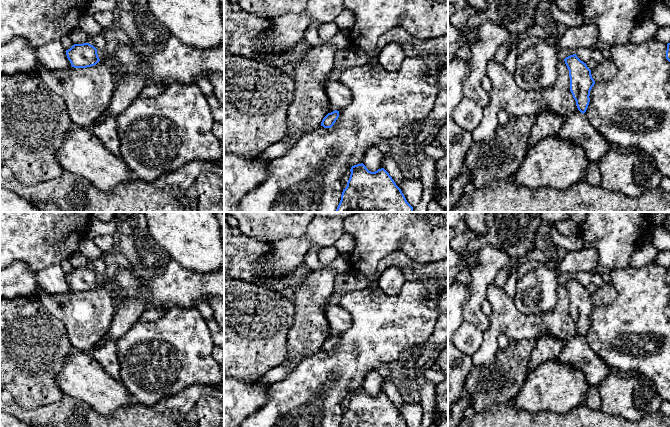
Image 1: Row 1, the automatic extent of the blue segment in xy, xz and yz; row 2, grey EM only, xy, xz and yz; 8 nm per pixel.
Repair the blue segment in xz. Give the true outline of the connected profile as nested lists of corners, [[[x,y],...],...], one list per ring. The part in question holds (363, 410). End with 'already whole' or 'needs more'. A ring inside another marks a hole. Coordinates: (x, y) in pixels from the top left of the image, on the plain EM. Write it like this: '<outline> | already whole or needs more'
[[[361,387],[352,390],[350,395],[340,427],[408,427],[384,392],[371,396]]] | already whole

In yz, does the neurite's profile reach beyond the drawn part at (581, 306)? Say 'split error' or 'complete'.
complete

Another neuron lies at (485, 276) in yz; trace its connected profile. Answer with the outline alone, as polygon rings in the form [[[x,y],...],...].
[[[488,244],[478,250],[477,265],[470,269],[472,292],[464,308],[464,321],[473,324],[481,332],[490,325],[490,317],[481,309],[482,302],[487,299],[487,288],[509,260],[508,254]]]

